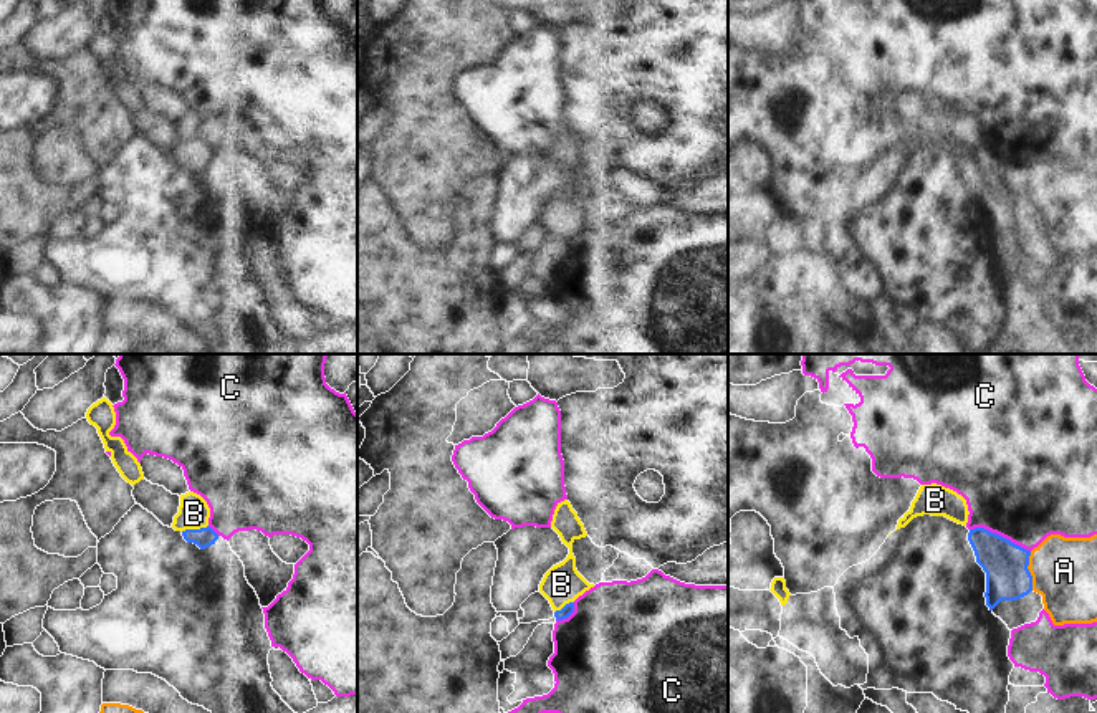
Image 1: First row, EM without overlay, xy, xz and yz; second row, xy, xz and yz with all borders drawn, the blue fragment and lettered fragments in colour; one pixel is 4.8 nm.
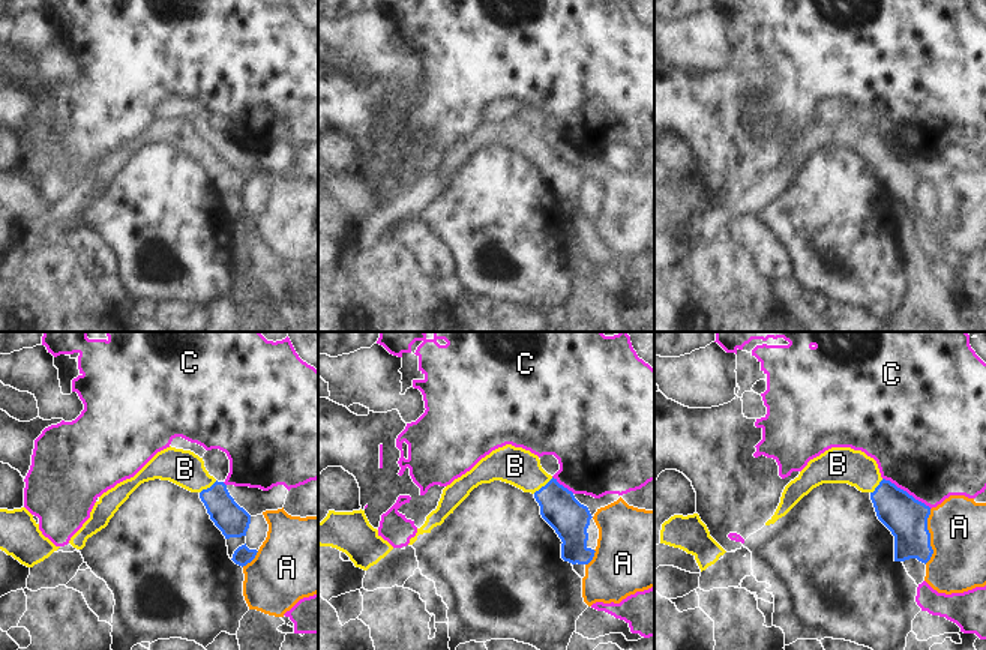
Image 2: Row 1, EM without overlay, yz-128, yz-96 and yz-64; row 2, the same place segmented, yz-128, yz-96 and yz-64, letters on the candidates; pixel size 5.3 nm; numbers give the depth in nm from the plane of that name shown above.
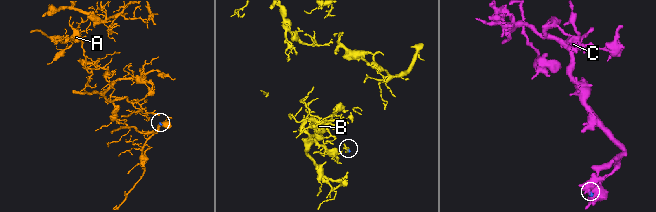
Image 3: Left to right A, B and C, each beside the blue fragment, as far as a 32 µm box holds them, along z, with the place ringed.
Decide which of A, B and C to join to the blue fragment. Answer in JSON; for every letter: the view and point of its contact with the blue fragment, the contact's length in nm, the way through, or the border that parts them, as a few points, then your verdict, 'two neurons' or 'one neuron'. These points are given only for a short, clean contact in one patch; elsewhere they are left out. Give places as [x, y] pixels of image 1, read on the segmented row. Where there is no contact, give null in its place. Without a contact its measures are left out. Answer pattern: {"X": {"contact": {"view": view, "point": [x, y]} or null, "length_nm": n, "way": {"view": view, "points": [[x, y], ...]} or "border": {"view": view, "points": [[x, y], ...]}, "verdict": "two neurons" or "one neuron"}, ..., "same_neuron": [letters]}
{"A": {"contact": {"view": "yz", "point": [1028, 571]}, "length_nm": 190, "border": {"view": "yz", "points": [[1029, 551], [1028, 571], [1033, 589]]}, "verdict": "two neurons"}, "B": {"contact": {"view": "xy", "point": [194, 530]}, "length_nm": 130, "way": {"view": "xy", "points": [[205, 536], [194, 530], [194, 513]]}, "verdict": "one neuron"}, "C": {"contact": {"view": "yz", "point": [998, 535]}, "length_nm": 320, "verdict": "two neurons"}, "same_neuron": ["B"]}

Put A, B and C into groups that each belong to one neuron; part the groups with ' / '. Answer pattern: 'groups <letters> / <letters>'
groups A / B / C

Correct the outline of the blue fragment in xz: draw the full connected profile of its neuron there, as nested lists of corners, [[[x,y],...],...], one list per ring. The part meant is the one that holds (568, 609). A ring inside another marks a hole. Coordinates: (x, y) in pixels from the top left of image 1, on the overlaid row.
[[[568,500],[558,503],[551,528],[559,534],[563,544],[569,548],[569,554],[544,574],[539,592],[549,601],[556,620],[563,620],[574,612],[574,601],[594,584],[589,584],[576,569],[572,543],[586,538],[587,533]]]

